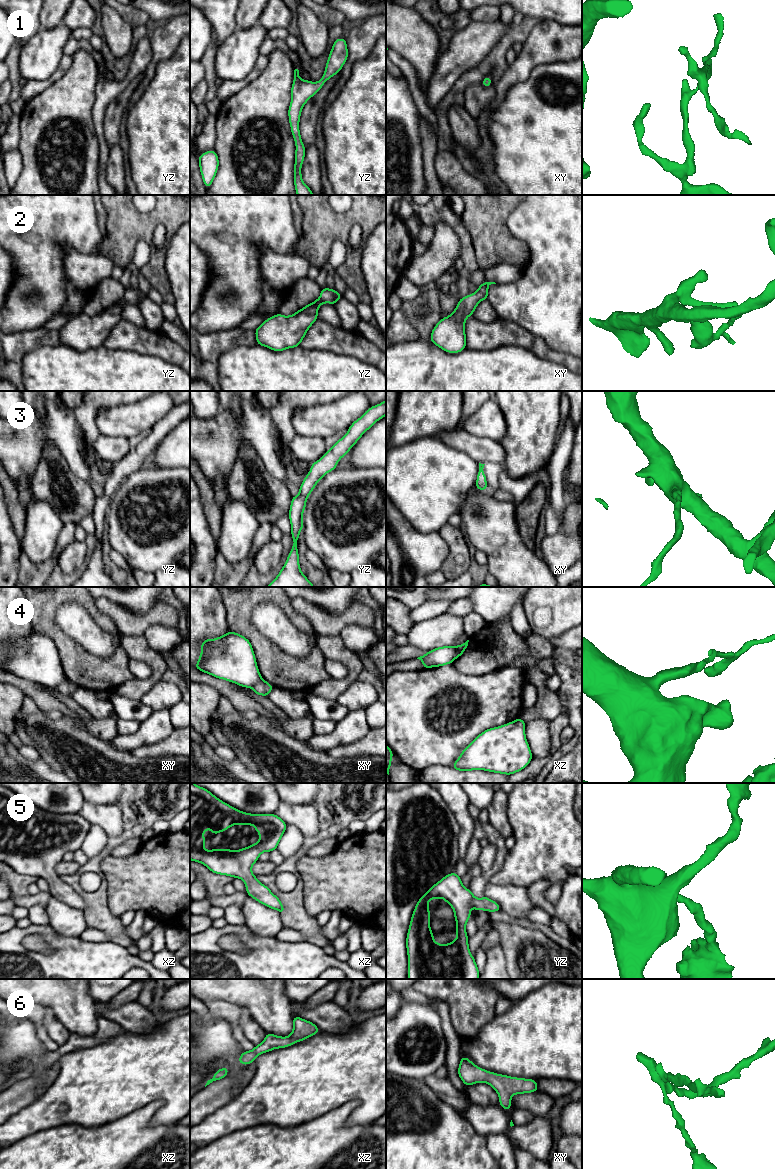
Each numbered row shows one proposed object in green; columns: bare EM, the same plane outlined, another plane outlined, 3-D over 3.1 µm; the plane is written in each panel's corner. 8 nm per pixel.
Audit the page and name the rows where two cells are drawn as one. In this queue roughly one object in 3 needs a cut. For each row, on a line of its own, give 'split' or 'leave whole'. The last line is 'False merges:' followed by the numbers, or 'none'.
1: leave whole
2: leave whole
3: leave whole
4: split
5: leave whole
6: leave whole
False merges: 4

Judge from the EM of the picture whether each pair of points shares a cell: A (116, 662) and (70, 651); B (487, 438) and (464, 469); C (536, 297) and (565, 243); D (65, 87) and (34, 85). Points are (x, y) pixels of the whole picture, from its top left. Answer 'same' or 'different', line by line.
A: same
B: different
C: same
D: different

